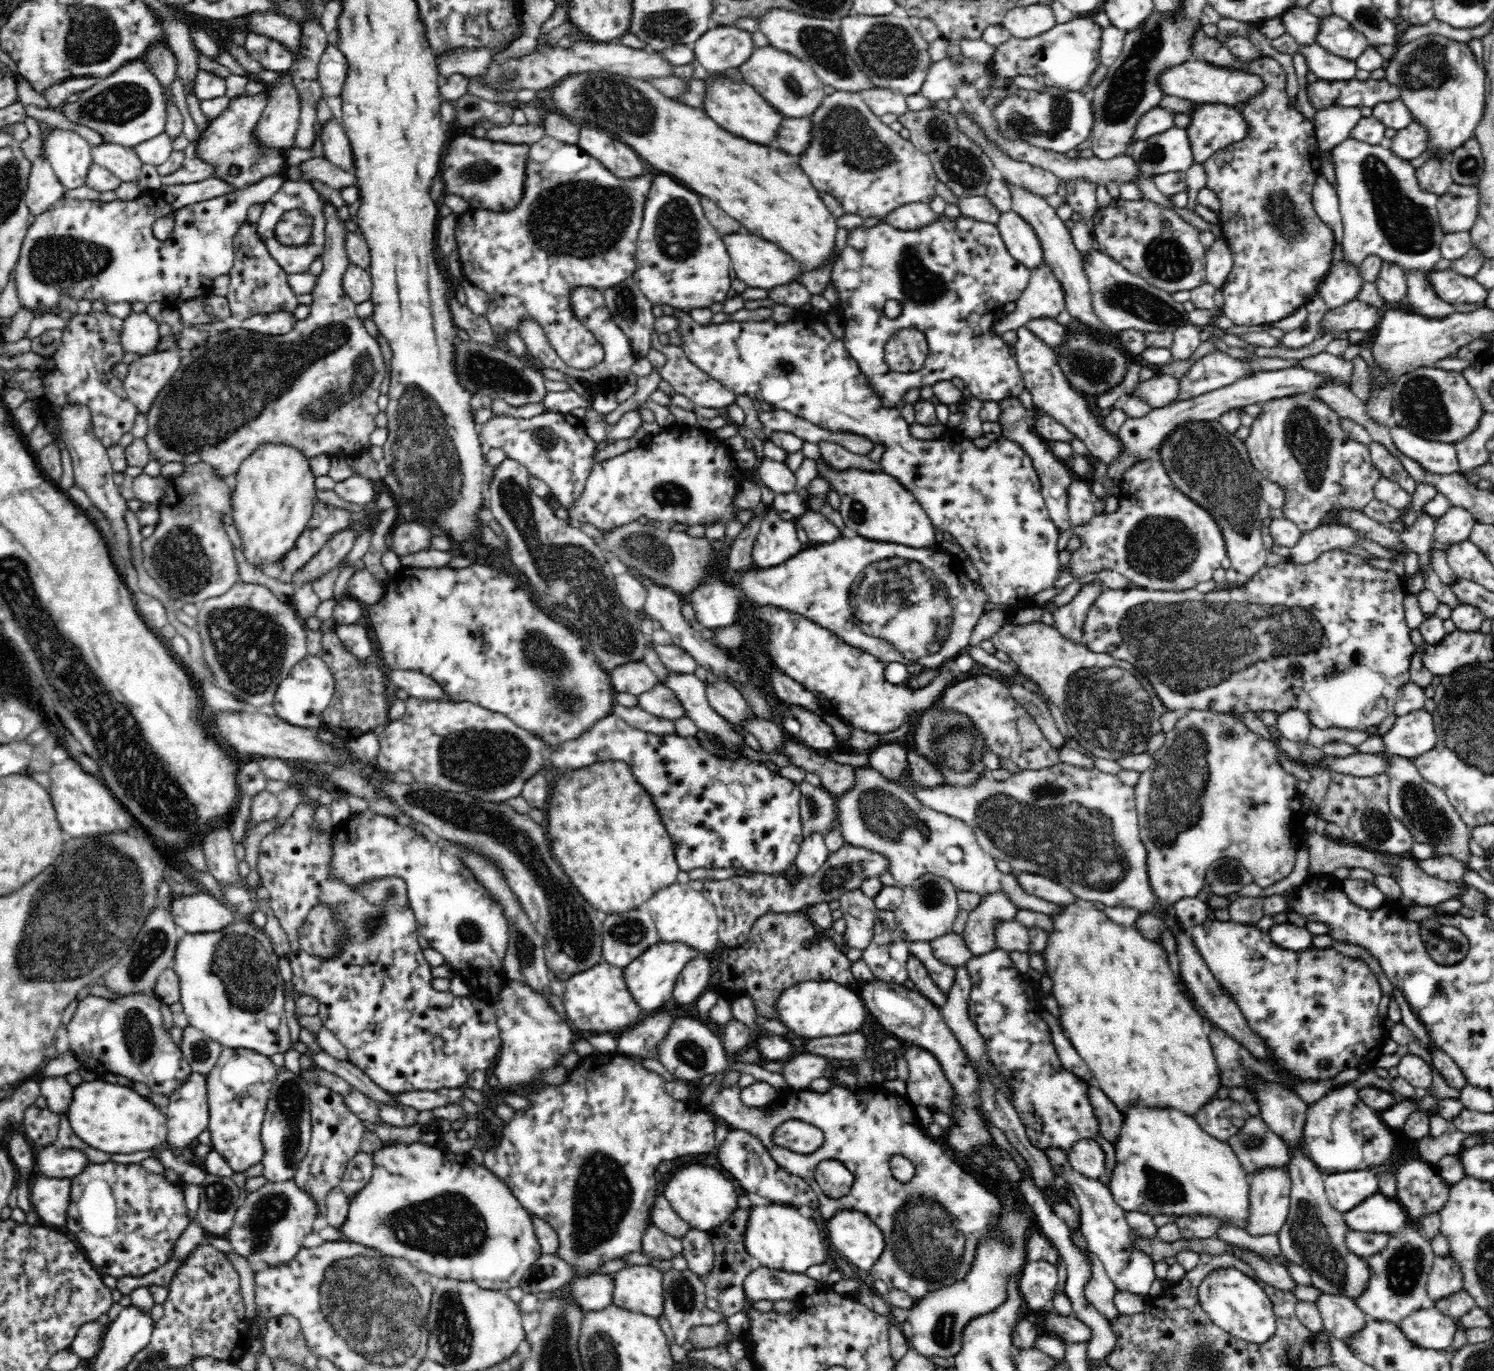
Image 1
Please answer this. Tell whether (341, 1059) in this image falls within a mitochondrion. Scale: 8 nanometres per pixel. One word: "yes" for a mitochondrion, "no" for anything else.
no

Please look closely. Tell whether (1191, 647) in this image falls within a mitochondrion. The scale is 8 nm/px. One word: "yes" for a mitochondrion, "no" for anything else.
yes

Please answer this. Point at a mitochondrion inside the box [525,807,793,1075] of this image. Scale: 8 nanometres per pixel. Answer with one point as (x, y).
(625, 931)

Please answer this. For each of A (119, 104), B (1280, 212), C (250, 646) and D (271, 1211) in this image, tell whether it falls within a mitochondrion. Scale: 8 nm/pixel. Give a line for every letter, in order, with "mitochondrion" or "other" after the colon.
A: mitochondrion
B: mitochondrion
C: mitochondrion
D: mitochondrion

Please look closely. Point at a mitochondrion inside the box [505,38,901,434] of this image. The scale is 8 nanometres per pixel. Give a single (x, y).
(582, 219)

